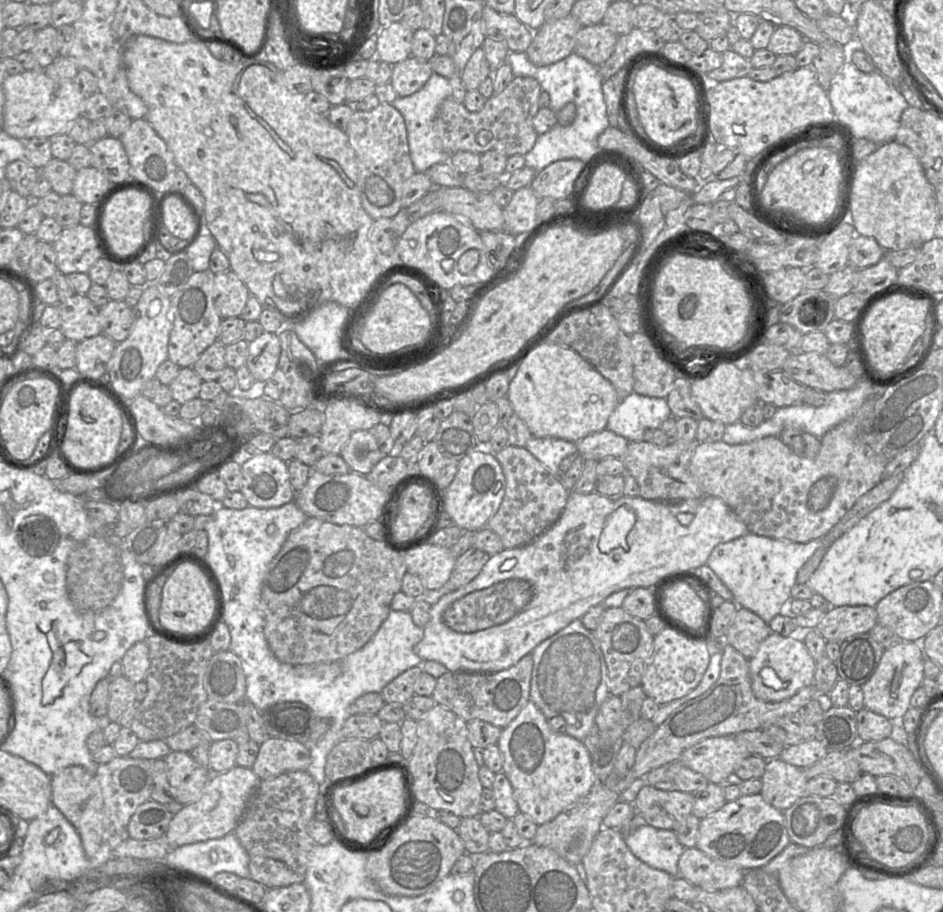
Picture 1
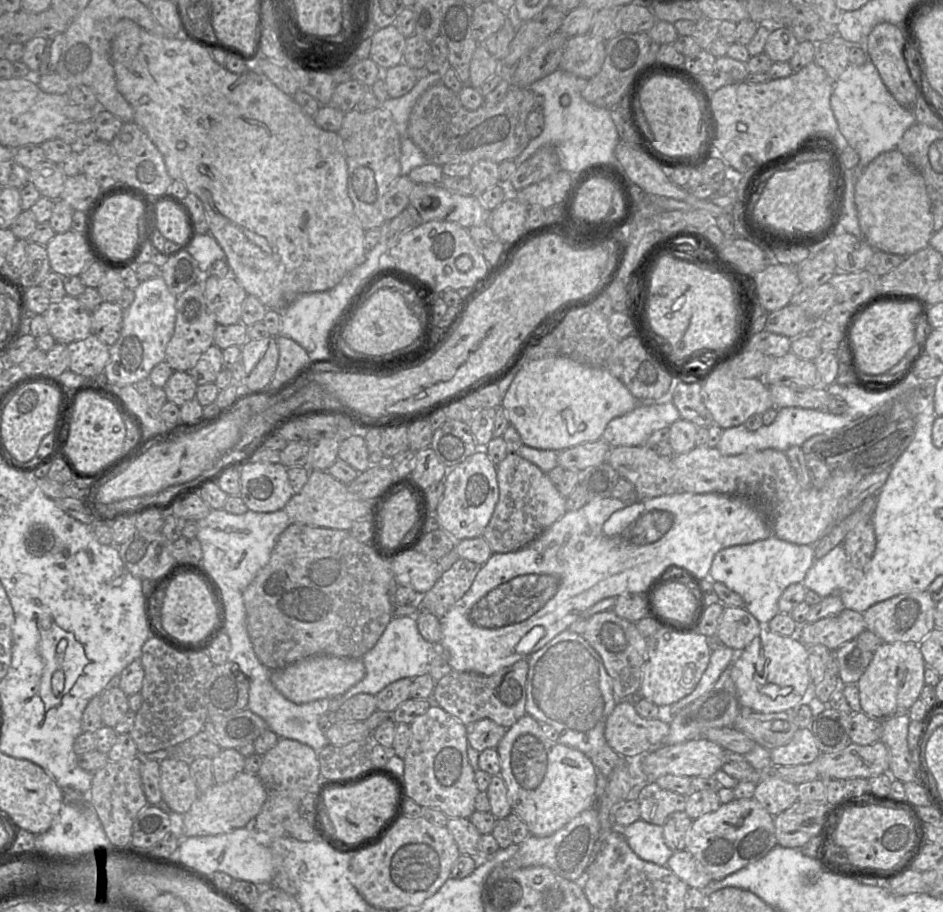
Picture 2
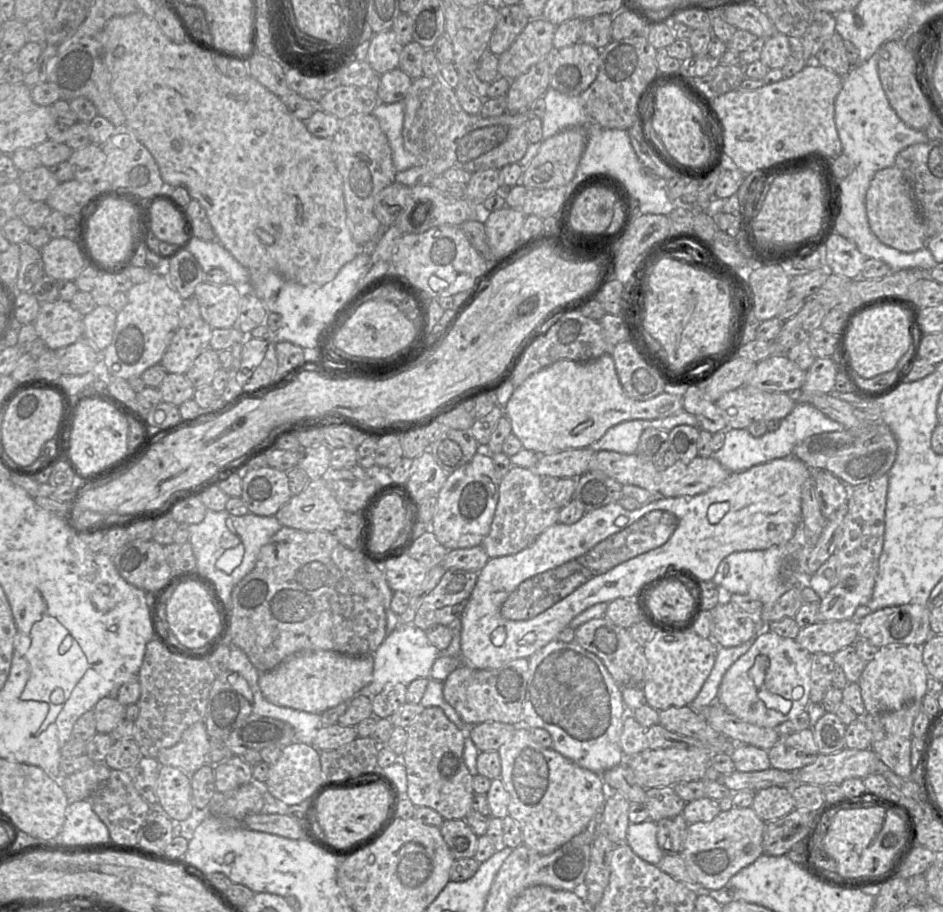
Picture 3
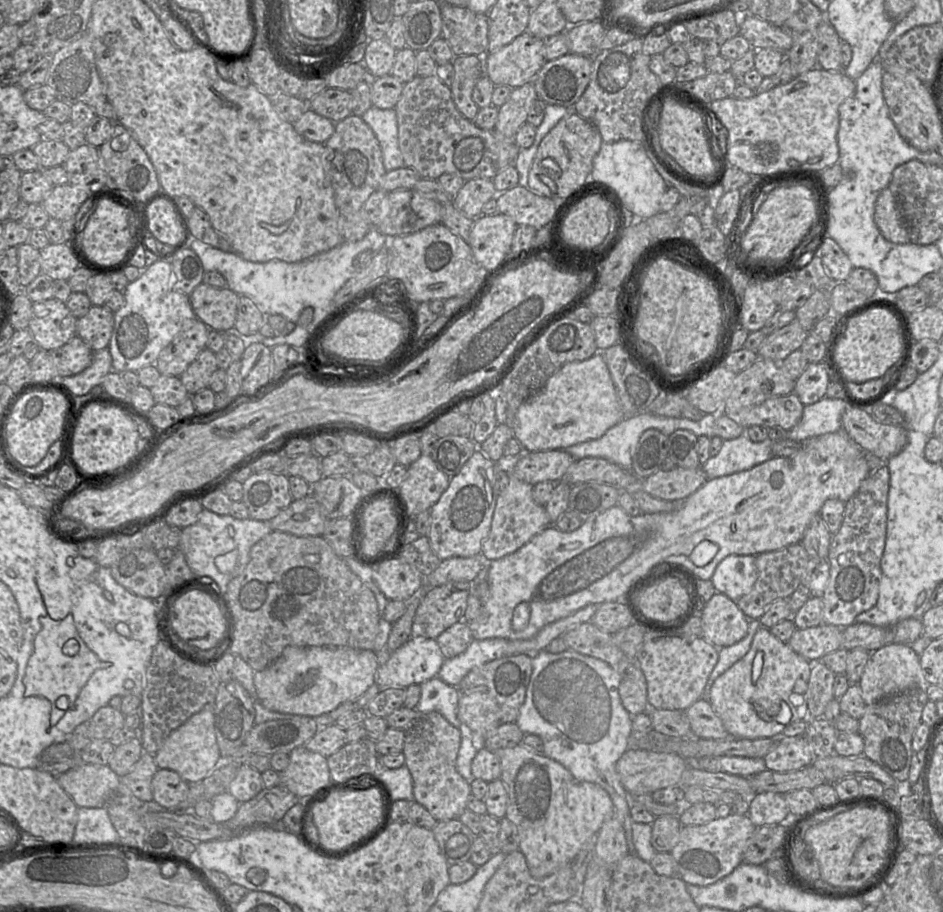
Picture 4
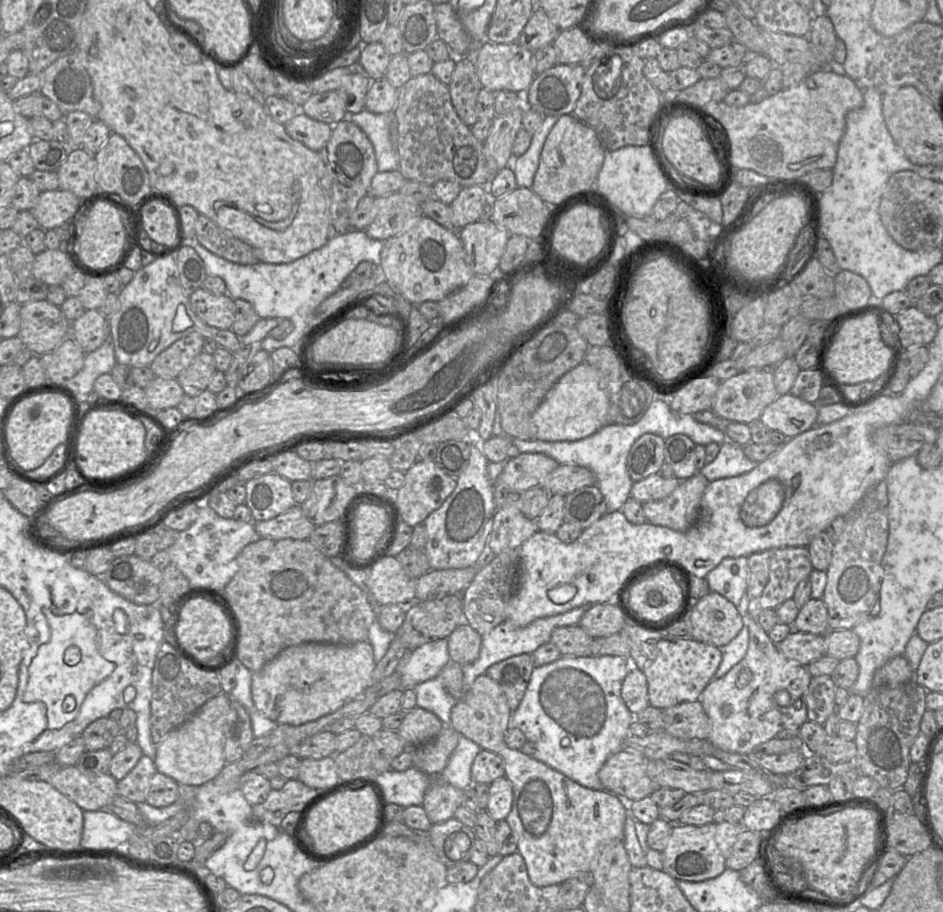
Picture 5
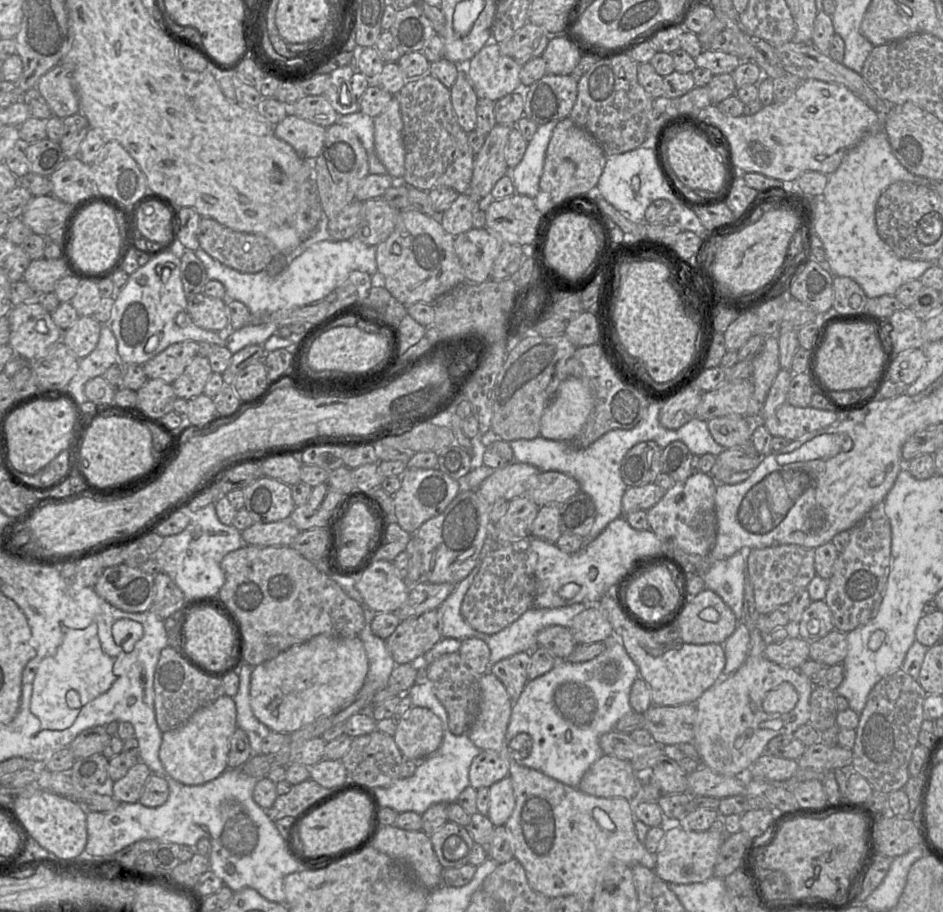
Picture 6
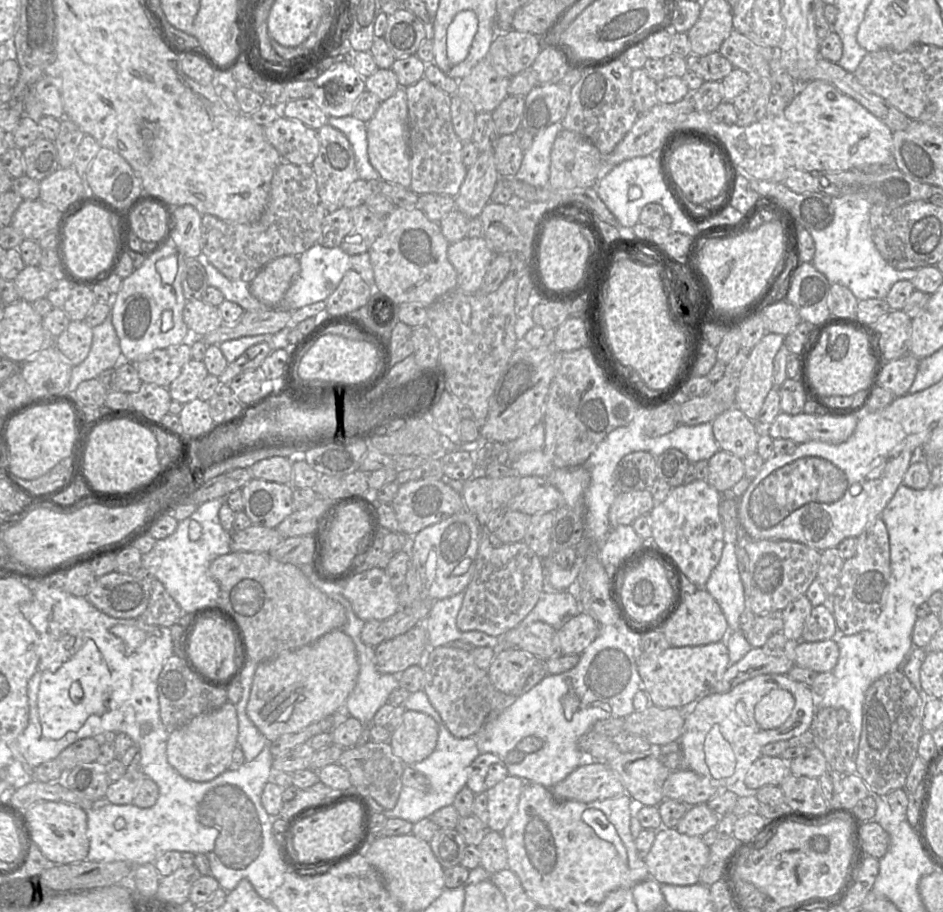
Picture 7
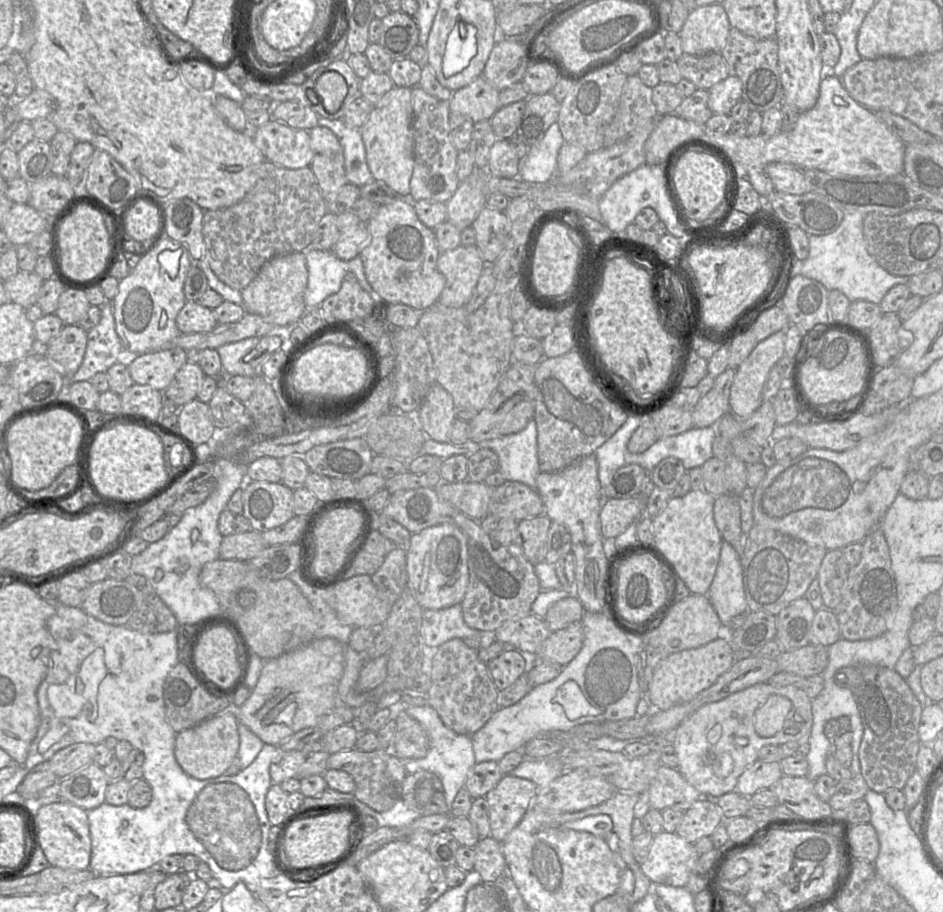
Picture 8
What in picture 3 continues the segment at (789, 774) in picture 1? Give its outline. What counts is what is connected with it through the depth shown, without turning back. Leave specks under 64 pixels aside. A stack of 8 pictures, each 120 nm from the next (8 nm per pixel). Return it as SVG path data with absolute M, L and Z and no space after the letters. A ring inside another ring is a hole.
M772 786L754 795L752 809L764 822L780 819L795 810L791 787Z

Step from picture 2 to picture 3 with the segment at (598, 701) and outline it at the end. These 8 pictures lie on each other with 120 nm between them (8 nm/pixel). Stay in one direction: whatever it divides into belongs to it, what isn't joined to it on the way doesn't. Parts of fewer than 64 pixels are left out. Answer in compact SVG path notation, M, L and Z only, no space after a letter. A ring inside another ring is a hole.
M554 639L528 658L529 679L522 709L522 724L527 728L543 728L552 738L552 749L578 766L602 775L622 764L626 758L620 738L624 720L630 713L616 683L601 659L577 642Z

